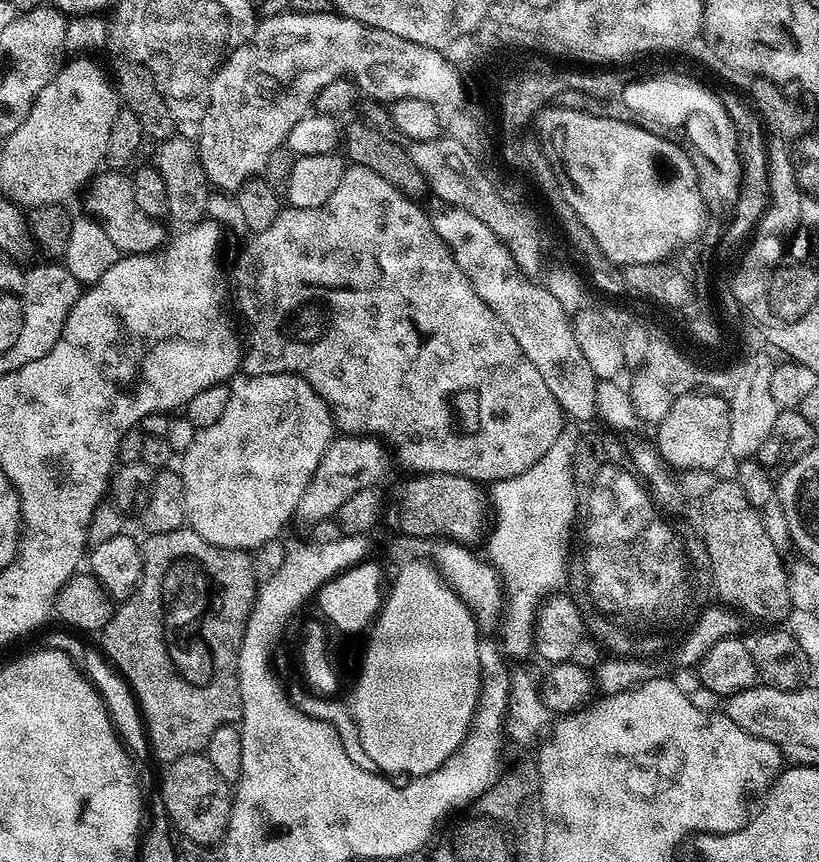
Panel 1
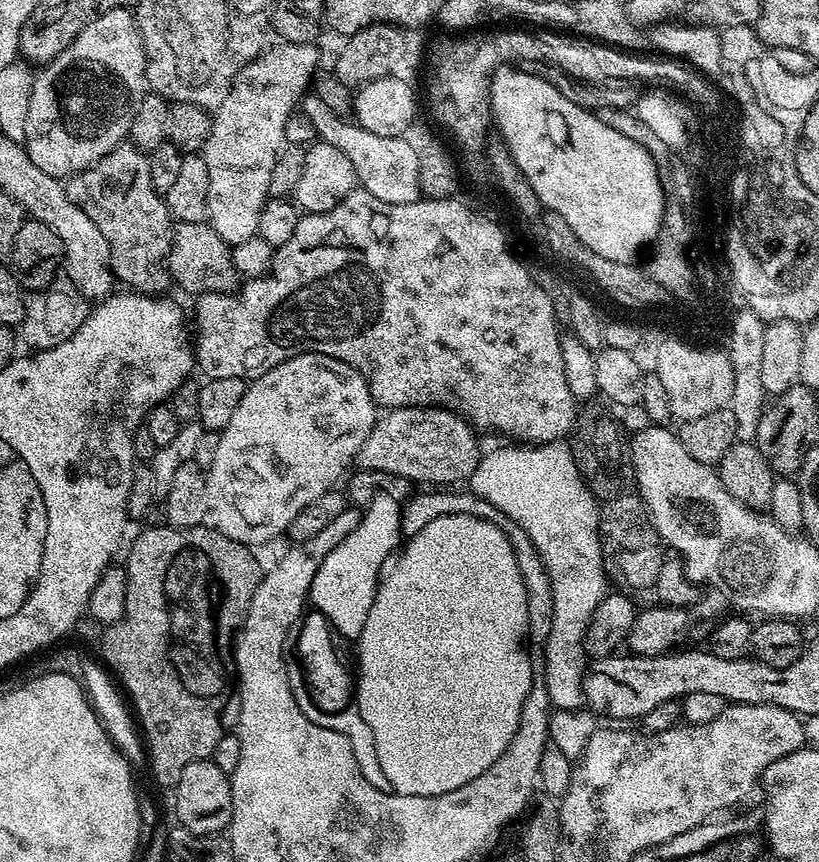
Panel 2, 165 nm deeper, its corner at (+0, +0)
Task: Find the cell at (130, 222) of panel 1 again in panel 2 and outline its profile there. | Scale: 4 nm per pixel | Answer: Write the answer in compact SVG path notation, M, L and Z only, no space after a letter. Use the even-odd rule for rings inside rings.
M186 222L175 225L172 233L172 249L168 255L166 268L174 284L176 279L177 286L185 288L186 291L192 292L191 294L234 292L242 280L232 261L230 245L207 222L203 224Z

